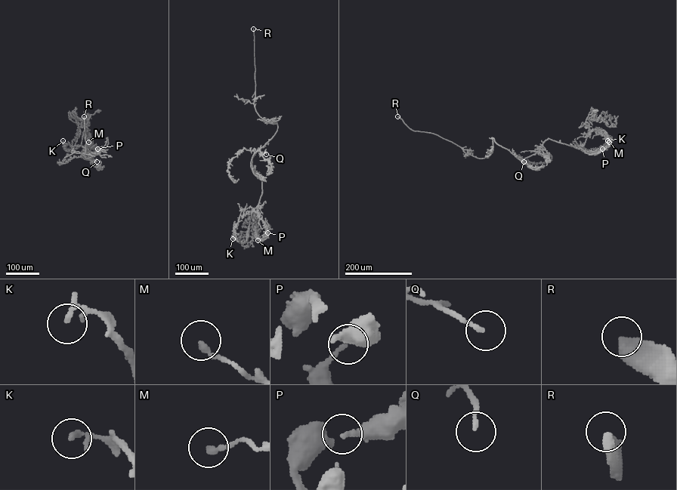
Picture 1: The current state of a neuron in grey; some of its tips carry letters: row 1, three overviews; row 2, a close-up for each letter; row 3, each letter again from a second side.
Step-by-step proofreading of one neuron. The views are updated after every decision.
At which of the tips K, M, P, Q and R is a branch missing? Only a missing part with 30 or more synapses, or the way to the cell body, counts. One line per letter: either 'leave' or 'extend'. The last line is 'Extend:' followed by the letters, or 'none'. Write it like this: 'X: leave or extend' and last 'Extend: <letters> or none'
K: leave
M: leave
P: leave
Q: extend
R: extend
Extend: Q, R

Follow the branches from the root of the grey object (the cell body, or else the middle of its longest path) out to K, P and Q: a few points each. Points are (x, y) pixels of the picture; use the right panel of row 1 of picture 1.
K: (594, 110), (585, 121), (589, 131), (584, 144), (576, 146), (593, 151), (607, 145), (607, 140)
P: (594, 110), (585, 120), (589, 131), (584, 144), (579, 148), (591, 155), (599, 152), (602, 149)
Q: (594, 110), (585, 120), (589, 131), (581, 148), (548, 138), (535, 153), (519, 159), (523, 161)

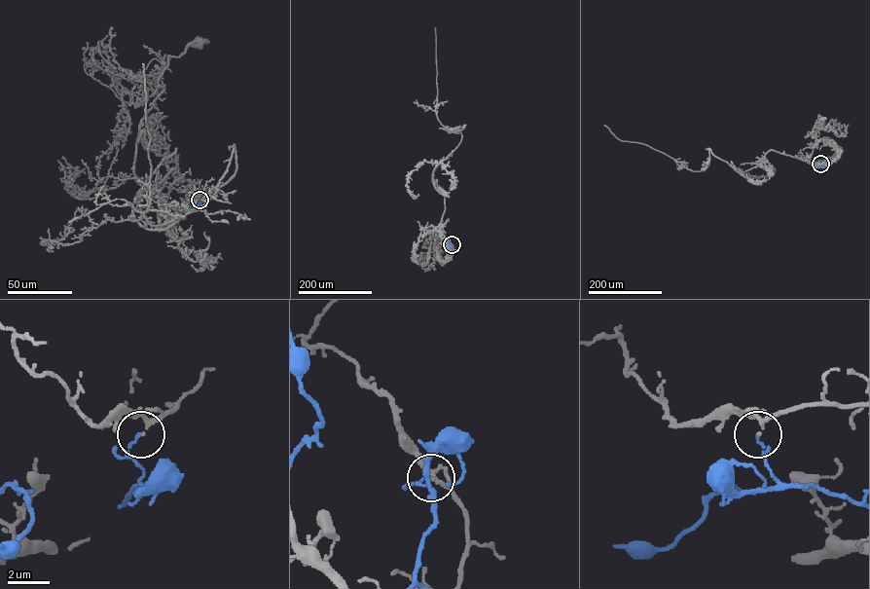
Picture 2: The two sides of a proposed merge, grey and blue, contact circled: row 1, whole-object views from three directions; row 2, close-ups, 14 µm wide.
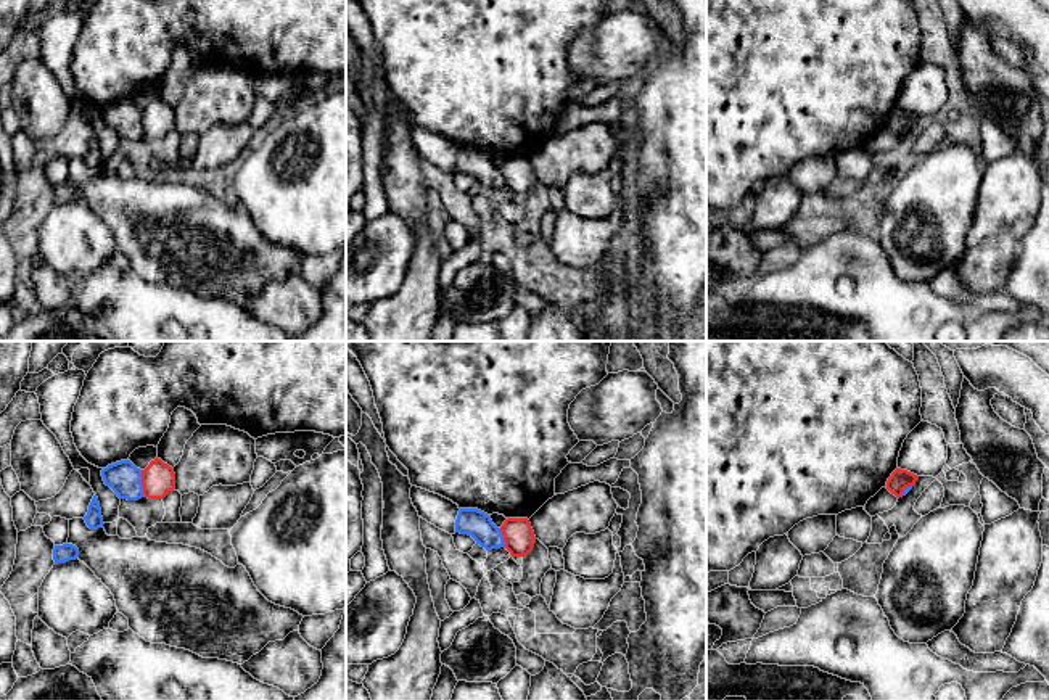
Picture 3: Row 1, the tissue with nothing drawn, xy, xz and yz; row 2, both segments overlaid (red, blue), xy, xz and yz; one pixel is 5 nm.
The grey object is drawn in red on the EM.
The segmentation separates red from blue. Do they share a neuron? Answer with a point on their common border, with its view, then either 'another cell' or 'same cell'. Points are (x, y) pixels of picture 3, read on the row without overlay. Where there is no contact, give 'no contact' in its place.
meets red in xy at (142, 123); another cell

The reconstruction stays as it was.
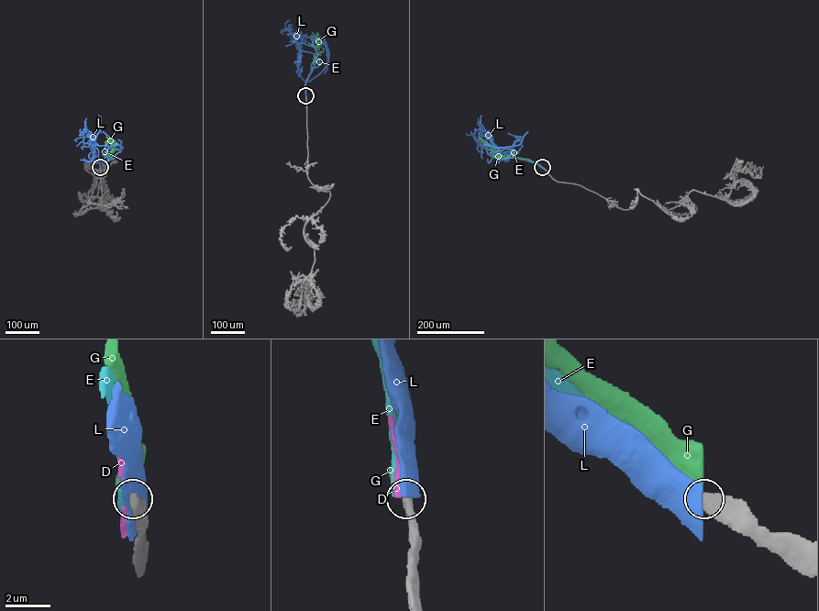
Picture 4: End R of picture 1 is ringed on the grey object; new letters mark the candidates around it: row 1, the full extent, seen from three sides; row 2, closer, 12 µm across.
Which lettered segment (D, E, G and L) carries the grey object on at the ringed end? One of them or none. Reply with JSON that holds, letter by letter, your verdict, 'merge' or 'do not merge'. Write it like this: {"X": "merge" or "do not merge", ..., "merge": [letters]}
{"D": "do not merge", "E": "do not merge", "G": "do not merge", "L": "do not merge", "merge": []}

